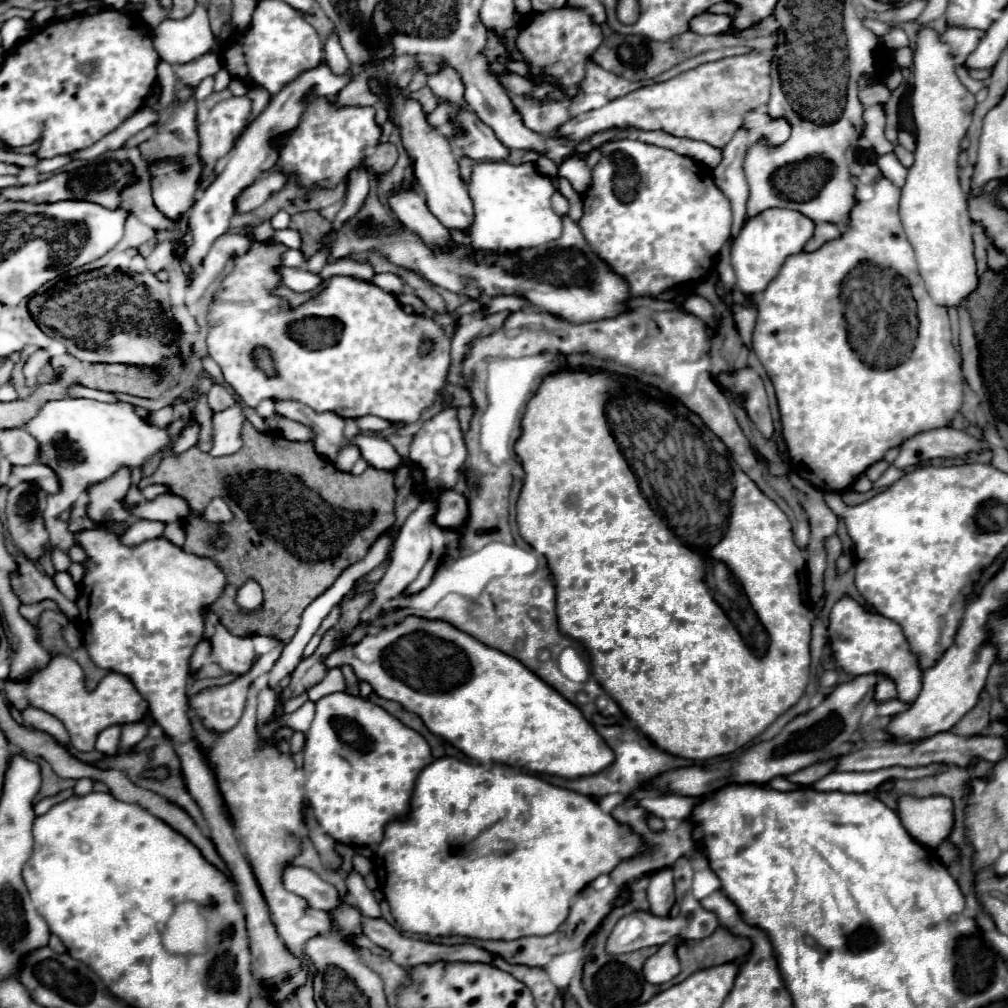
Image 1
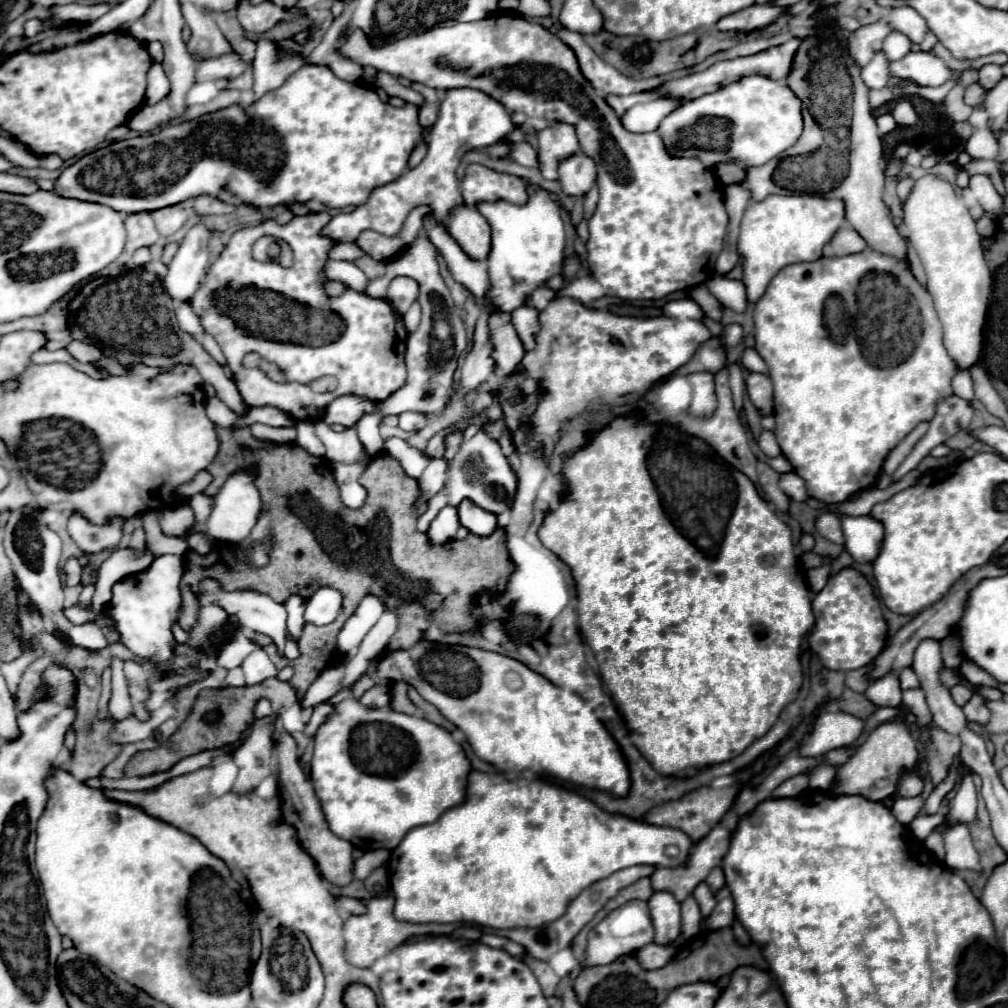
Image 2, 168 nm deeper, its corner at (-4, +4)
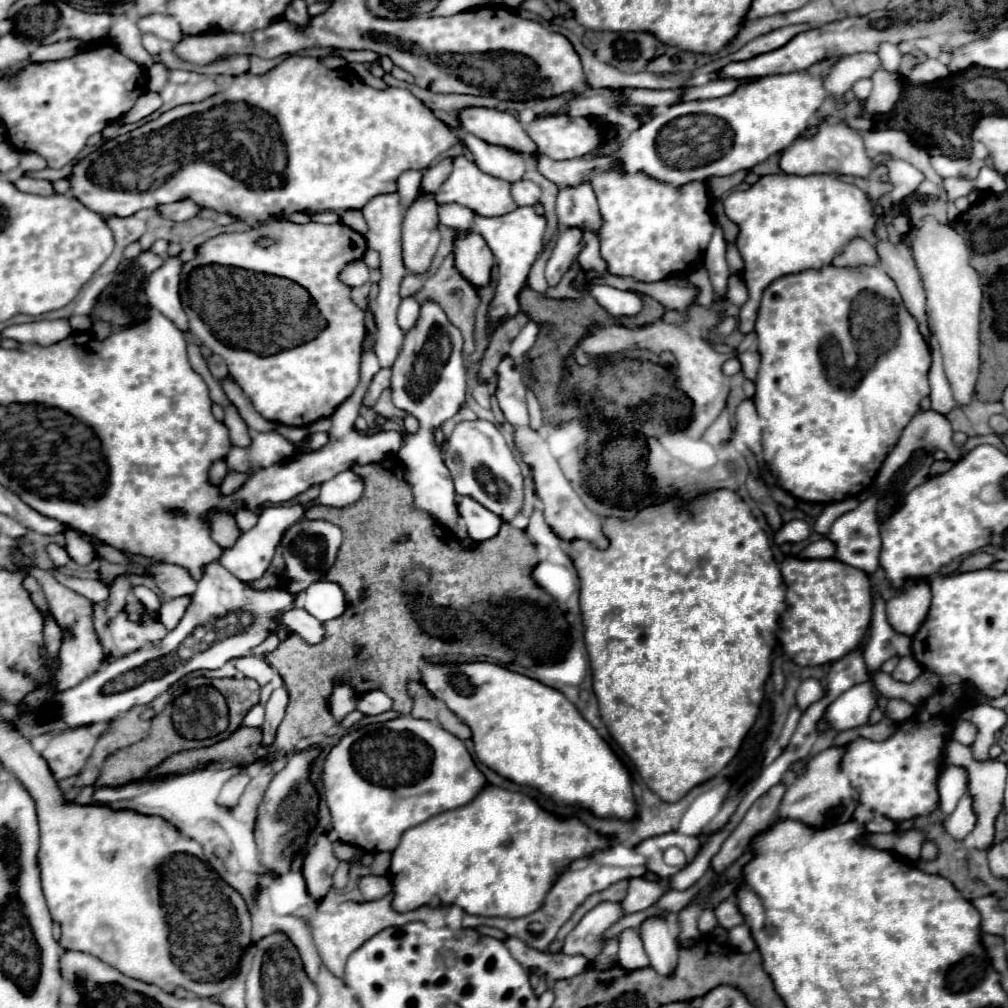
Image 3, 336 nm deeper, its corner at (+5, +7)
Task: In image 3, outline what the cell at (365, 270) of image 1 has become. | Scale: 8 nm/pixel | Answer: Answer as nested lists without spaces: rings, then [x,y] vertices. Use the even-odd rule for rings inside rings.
[[[445,158],[445,160],[437,162],[435,166],[427,168],[427,170],[425,170],[425,176],[423,176],[421,190],[435,192],[435,190],[445,182],[445,178],[451,174],[451,170],[453,170],[453,160],[455,160],[455,158]]]

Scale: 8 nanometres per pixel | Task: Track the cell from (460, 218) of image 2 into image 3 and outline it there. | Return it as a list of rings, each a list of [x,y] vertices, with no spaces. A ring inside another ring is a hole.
[[[469,232],[455,240],[455,266],[459,274],[473,286],[483,288],[491,282],[493,256],[487,242],[477,232]]]

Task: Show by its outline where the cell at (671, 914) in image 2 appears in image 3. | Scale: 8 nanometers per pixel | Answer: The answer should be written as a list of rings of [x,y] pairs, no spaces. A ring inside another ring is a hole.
[[[647,918],[641,924],[641,940],[649,956],[651,968],[661,976],[673,976],[677,968],[679,944],[671,934],[669,922],[663,918]]]

